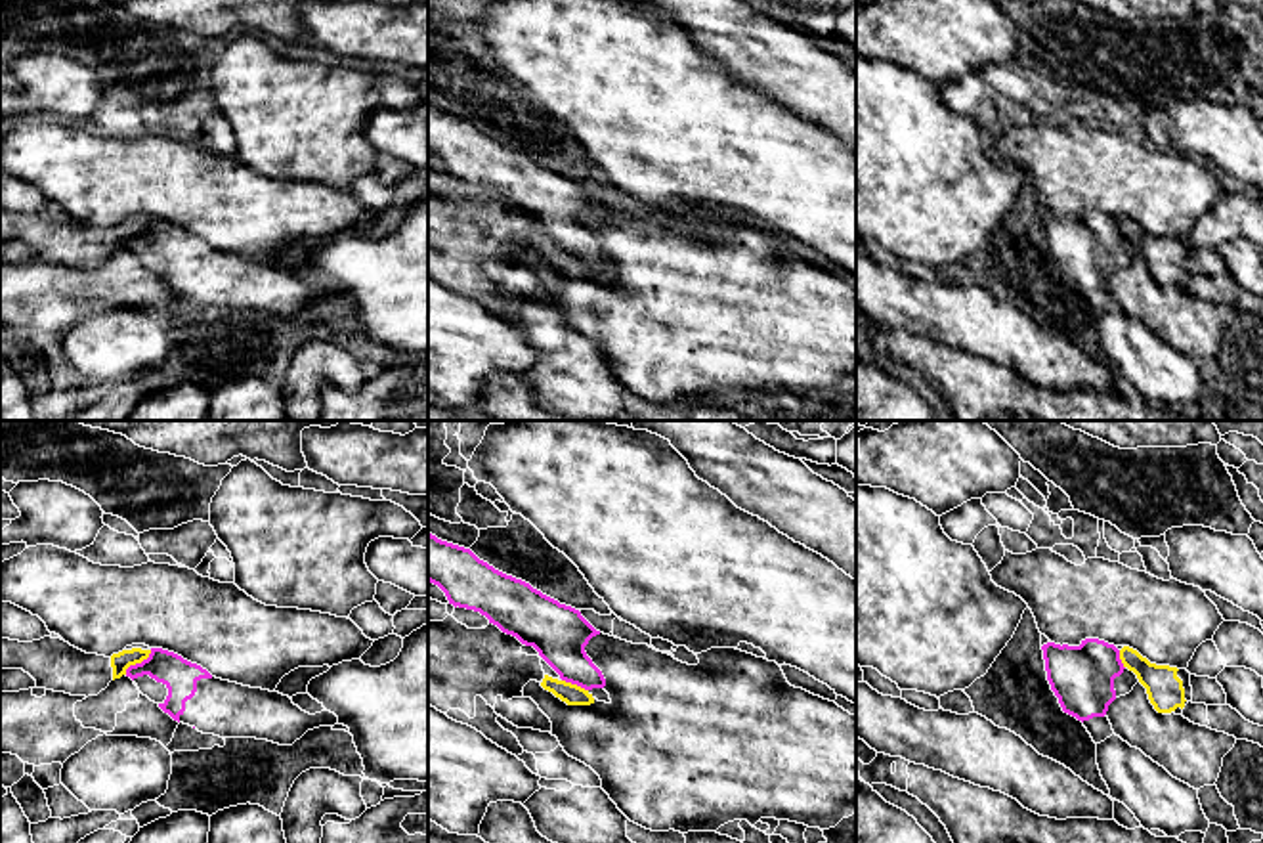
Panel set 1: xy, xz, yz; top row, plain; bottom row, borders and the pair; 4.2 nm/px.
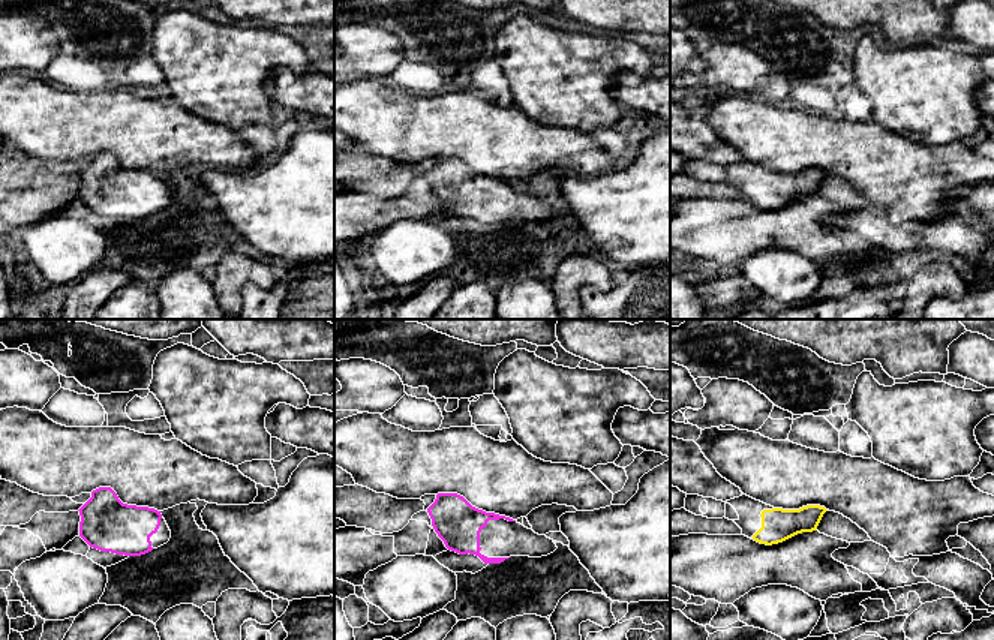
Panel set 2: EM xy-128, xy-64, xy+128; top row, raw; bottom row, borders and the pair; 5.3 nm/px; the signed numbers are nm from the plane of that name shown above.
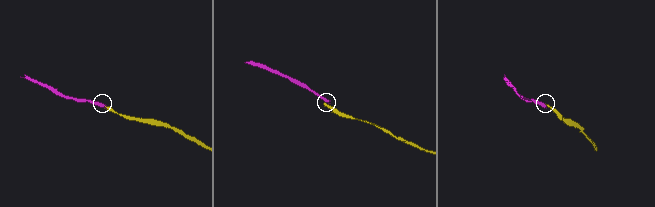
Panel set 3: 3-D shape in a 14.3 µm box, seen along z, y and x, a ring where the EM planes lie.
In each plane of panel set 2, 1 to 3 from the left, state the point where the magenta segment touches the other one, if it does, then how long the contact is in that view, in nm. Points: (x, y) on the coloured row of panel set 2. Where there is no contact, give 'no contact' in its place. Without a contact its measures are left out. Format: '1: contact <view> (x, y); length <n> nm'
1: no contact
2: no contact
3: no contact

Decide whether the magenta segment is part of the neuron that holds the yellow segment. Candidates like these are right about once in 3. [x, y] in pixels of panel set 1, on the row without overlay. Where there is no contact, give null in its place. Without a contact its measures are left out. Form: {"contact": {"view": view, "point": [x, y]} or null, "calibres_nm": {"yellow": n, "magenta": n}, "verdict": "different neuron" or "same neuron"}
{"contact": {"view": "xy", "point": [138, 234]}, "calibres_nm": {"yellow": 80, "magenta": 140}, "verdict": "different neuron"}

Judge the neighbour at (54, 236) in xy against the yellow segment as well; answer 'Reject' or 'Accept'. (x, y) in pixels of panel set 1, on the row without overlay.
Accept

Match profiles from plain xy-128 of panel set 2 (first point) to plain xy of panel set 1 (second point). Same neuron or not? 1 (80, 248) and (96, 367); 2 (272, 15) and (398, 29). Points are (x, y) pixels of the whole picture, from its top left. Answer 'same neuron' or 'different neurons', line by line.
1: same neuron
2: same neuron

